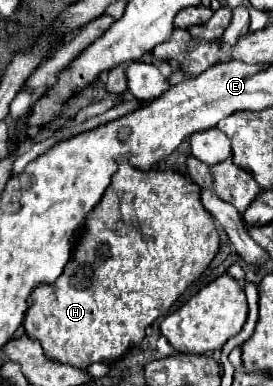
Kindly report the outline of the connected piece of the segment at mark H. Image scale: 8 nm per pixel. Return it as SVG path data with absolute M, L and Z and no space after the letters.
M122 164L102 200L86 216L84 232L58 282L38 284L32 290L24 330L40 342L48 358L70 366L88 368L94 362L118 360L142 342L146 328L158 316L164 316L180 294L202 276L216 252L218 232L210 212L200 202L198 184L174 170L138 170Z

